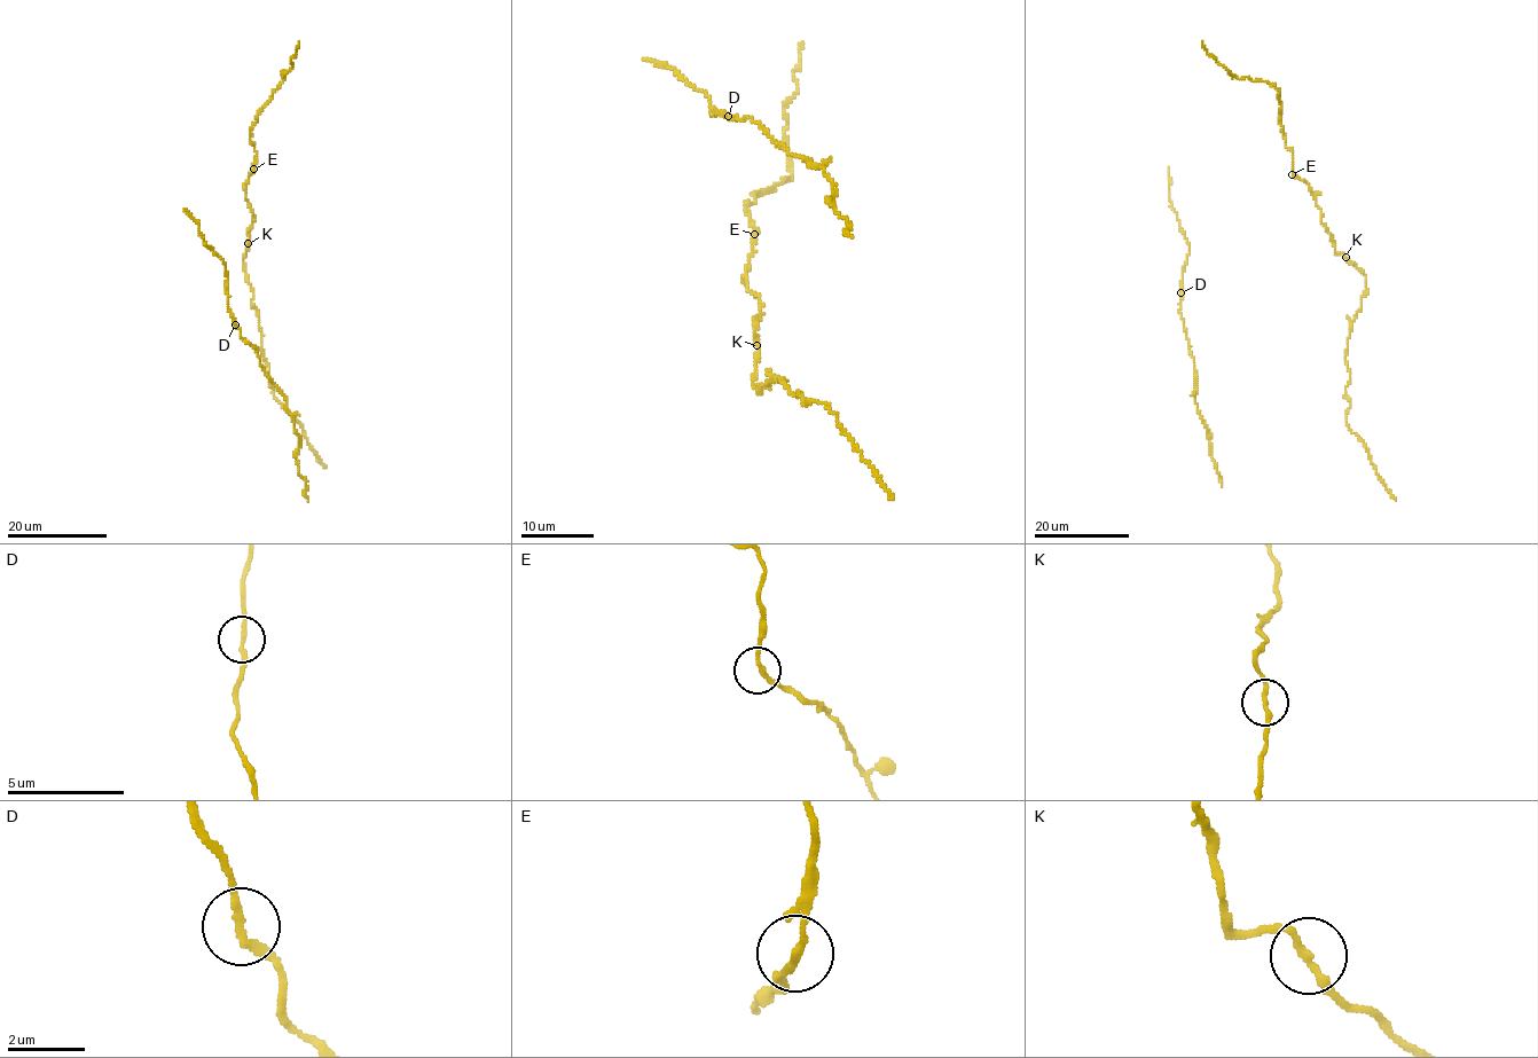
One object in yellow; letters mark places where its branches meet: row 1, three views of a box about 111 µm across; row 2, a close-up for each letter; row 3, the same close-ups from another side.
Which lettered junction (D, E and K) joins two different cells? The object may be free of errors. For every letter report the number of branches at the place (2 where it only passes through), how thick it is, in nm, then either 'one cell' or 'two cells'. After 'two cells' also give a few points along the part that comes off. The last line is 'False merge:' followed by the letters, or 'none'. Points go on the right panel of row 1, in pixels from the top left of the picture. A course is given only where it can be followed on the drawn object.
D: branches 2; calibre 180 nm; one cell
E: branches 2; calibre 180 nm; one cell
K: branches 2; calibre 180 nm; one cell
False merge: none

